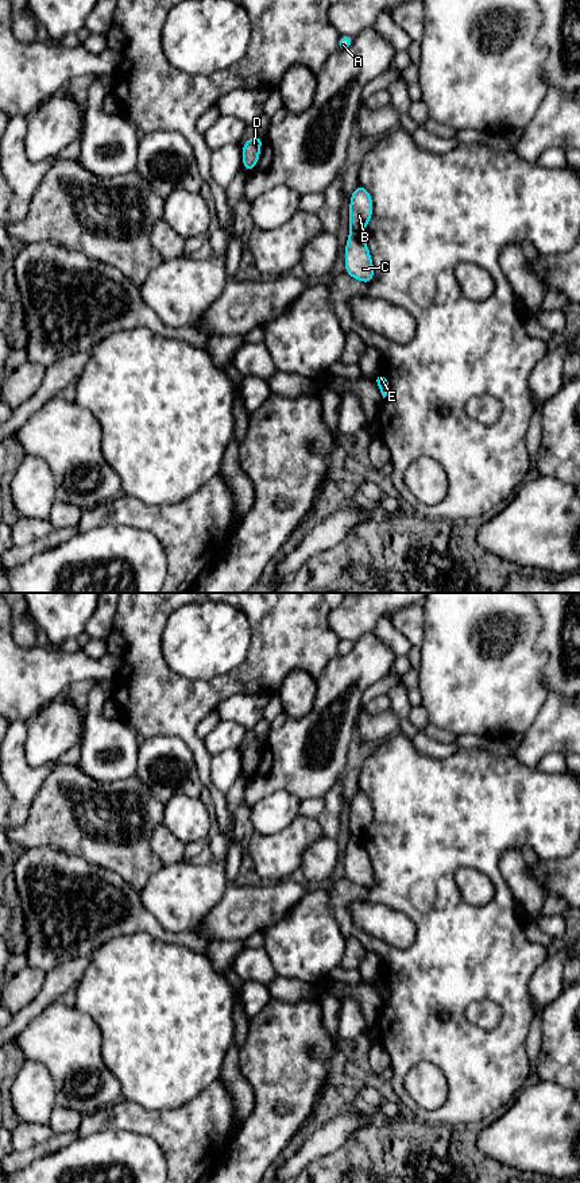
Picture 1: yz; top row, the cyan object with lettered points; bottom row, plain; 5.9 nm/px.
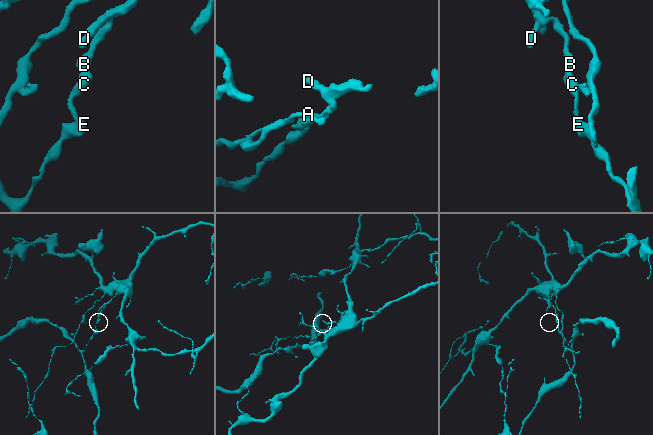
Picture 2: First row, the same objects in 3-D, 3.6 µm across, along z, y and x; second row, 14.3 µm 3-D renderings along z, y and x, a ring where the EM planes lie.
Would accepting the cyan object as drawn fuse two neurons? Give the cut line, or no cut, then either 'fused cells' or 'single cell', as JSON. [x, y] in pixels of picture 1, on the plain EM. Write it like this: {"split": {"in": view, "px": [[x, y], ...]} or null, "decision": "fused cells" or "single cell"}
{"split": {"in": "yz", "px": [[351, 835], [362, 839]]}, "decision": "fused cells"}

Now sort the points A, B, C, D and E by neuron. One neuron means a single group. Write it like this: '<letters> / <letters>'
A B D / C E

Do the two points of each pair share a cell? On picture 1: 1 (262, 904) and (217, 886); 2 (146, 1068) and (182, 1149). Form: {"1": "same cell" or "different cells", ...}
{"1": "different cells", "2": "different cells"}

